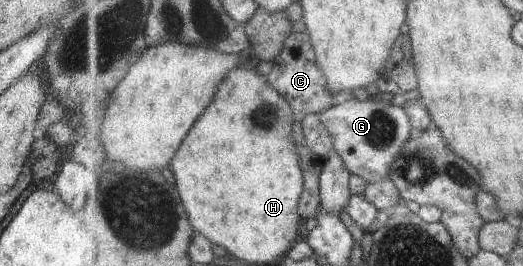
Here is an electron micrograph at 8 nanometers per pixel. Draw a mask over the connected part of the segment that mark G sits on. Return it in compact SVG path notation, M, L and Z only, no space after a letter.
M376 96L366 101L353 97L347 103L320 109L317 114L332 135L334 150L340 153L351 175L362 177L367 185L390 180L392 165L413 133L404 107L392 103L389 96Z

